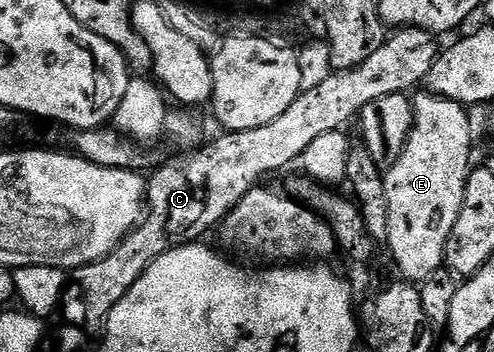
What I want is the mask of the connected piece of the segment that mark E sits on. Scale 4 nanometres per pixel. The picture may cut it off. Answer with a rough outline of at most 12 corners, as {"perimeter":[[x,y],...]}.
{"perimeter":[[412,99],[383,176],[399,278],[444,267],[474,146],[465,104]]}

